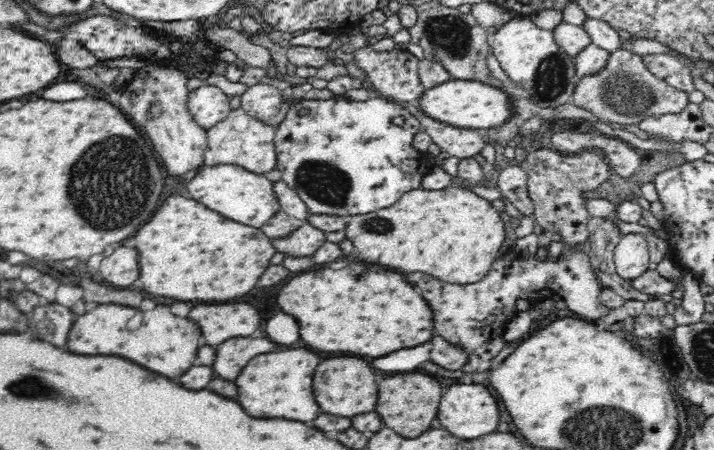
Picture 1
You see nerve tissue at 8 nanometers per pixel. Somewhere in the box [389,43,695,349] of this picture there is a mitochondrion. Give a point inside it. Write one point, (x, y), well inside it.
(623, 90)

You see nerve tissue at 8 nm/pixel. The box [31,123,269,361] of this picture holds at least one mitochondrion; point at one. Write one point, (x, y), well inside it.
(113, 182)

